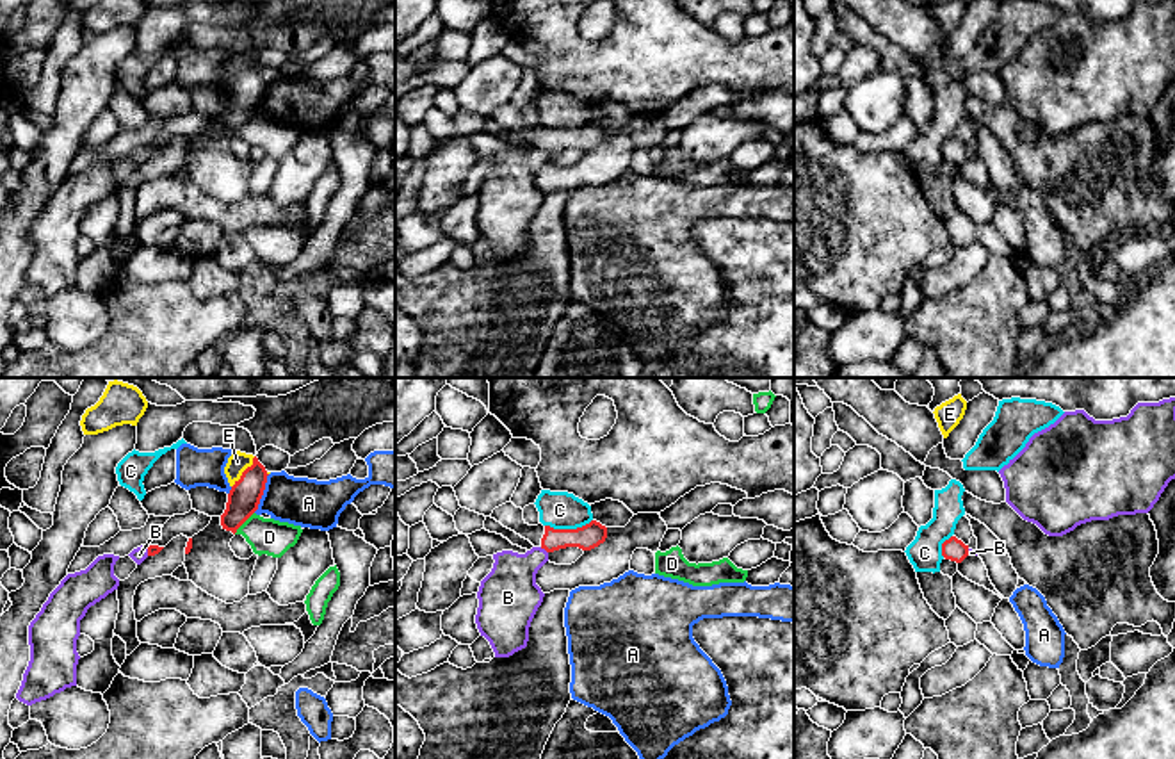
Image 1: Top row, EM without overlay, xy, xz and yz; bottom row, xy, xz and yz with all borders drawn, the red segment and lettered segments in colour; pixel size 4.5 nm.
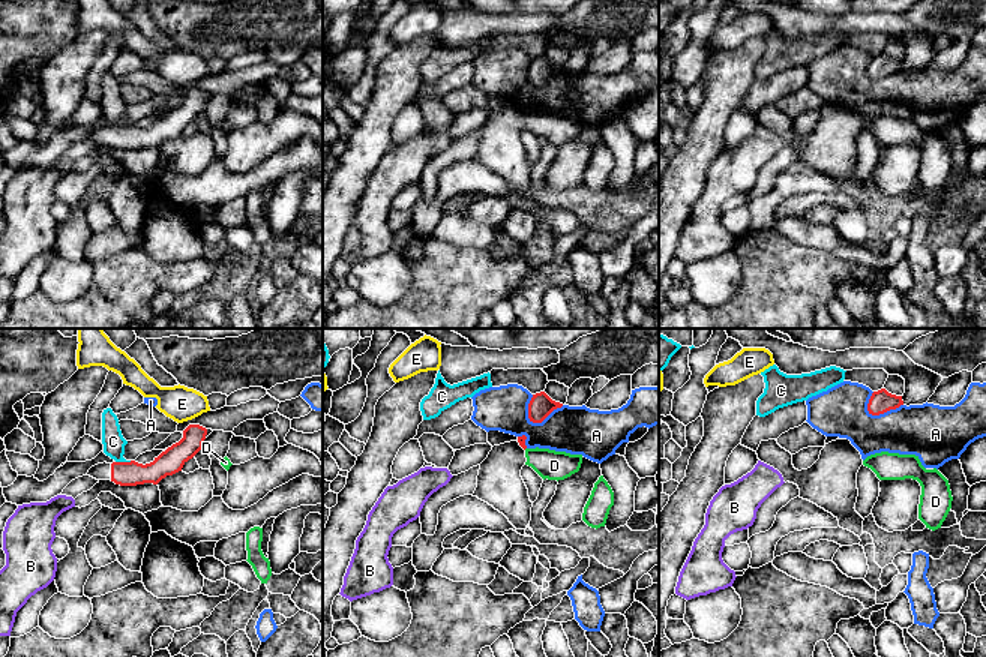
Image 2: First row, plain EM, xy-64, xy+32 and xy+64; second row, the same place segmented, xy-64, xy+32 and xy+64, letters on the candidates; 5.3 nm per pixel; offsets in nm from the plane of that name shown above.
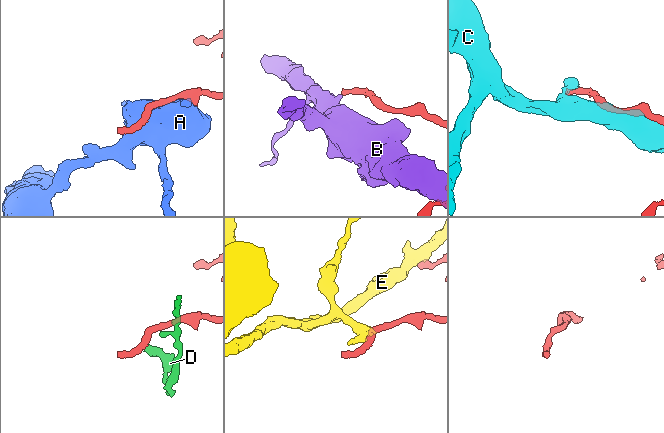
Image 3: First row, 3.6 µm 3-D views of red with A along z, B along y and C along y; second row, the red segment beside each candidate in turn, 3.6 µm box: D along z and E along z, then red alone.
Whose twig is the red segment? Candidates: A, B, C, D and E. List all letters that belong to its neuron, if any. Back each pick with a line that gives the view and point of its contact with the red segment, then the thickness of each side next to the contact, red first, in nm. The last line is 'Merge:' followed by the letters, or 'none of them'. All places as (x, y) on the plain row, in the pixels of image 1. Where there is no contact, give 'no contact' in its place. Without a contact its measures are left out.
Merge: none of them

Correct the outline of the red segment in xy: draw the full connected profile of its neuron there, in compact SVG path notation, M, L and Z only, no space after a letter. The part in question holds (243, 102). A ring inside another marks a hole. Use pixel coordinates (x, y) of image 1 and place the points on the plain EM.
M255 57L253 66L242 73L240 80L235 82L228 94L226 110L221 116L223 130L235 135L237 130L258 110L267 77L265 68Z

